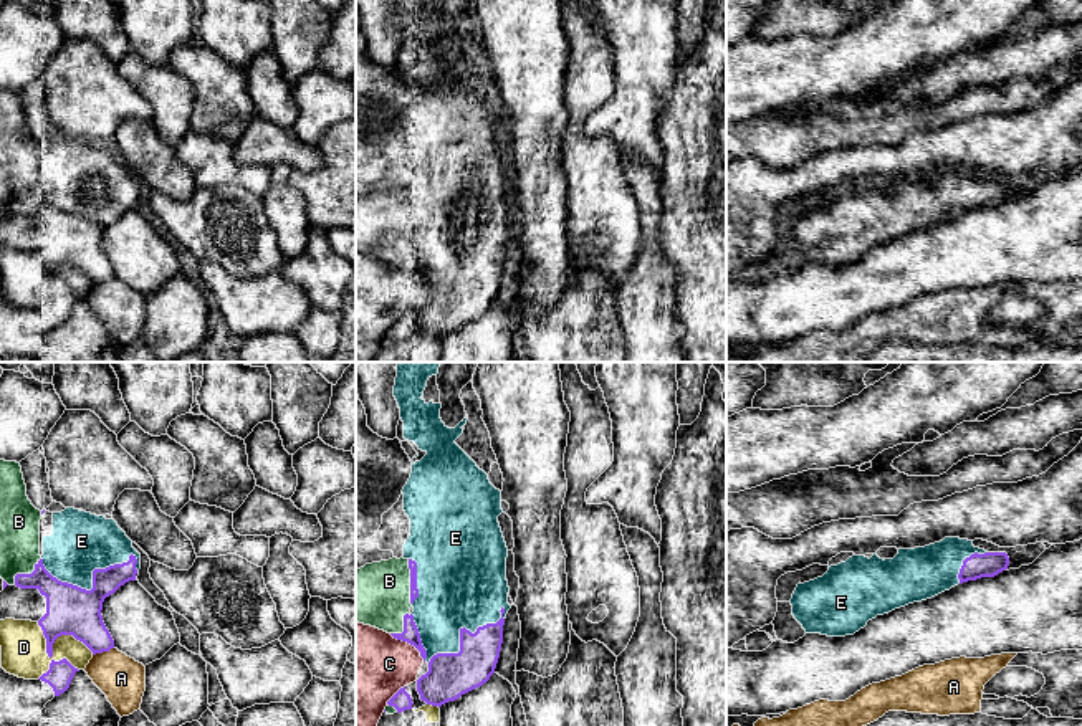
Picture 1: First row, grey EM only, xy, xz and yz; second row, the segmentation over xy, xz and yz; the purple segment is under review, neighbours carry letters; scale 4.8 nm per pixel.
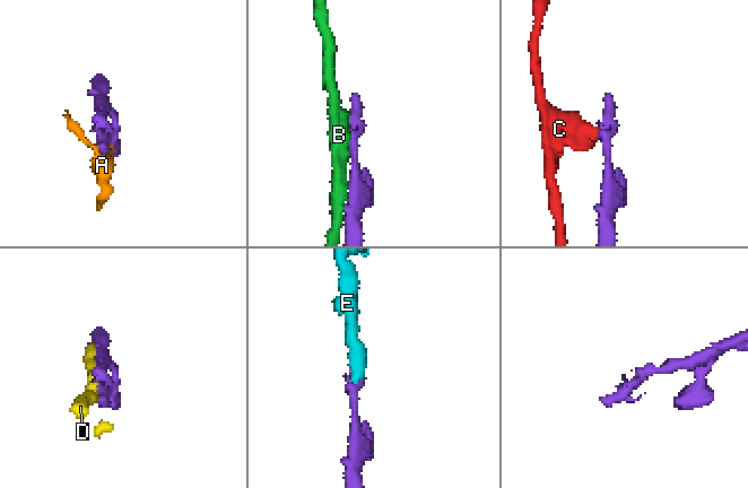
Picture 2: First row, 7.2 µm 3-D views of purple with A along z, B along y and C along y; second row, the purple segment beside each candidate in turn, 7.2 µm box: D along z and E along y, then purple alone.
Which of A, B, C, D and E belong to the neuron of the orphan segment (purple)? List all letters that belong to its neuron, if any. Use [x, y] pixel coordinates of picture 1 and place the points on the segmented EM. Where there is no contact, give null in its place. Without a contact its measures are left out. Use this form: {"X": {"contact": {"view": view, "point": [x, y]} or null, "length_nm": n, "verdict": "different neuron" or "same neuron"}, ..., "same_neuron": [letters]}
{"A": {"contact": {"view": "xy", "point": [103, 650]}, "length_nm": 110, "verdict": "different neuron"}, "B": {"contact": {"view": "xz", "point": [411, 582]}, "length_nm": 220, "verdict": "different neuron"}, "C": {"contact": {"view": "xz", "point": [409, 642]}, "length_nm": 220, "verdict": "different neuron"}, "D": {"contact": {"view": "xy", "point": [53, 642]}, "length_nm": 320, "verdict": "different neuron"}, "E": {"contact": {"view": "xz", "point": [460, 634]}, "length_nm": 480, "verdict": "same neuron"}, "same_neuron": ["E"]}

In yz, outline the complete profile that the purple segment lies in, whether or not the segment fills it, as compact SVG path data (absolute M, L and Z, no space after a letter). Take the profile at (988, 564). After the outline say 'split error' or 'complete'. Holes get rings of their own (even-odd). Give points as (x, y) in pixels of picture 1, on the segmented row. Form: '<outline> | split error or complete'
M945 537L925 547L898 549L893 559L885 561L877 554L870 559L852 556L845 562L831 566L822 577L799 582L791 599L792 615L806 633L854 635L877 615L931 599L968 580L994 577L1008 566L1009 557L1006 552L988 552L974 547L973 541L960 537Z | split error

